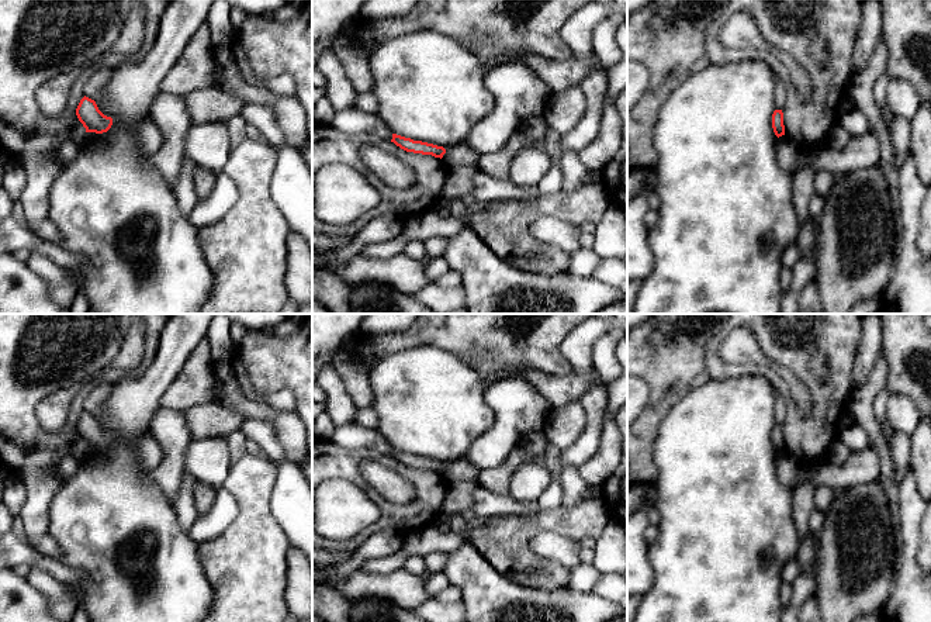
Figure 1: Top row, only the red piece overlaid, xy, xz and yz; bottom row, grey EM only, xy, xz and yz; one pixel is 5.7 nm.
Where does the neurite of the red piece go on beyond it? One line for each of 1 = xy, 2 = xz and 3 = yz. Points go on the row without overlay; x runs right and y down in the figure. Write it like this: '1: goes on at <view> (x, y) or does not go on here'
1: does not go on here
2: does not go on here
3: does not go on here

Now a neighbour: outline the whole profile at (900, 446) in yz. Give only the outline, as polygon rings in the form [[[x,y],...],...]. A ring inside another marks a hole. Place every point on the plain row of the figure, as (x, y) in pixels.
[[[892,432],[890,450],[894,463],[894,476],[890,478],[894,484],[900,485],[908,467],[910,467],[910,436],[903,432]]]

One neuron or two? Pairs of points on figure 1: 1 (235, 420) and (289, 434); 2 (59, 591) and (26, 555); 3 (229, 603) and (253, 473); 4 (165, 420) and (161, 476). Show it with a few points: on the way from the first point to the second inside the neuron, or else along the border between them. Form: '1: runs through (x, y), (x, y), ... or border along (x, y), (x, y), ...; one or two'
1: border along (214, 403), (234, 408), (245, 418); two
2: border along (31, 566), (38, 566), (66, 583); two
3: runs through (248, 570), (248, 562), (253, 549), (253, 505); one
4: runs through (170, 434), (170, 462); one

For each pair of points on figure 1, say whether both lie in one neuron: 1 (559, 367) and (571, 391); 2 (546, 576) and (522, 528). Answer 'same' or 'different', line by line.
1: different
2: same

